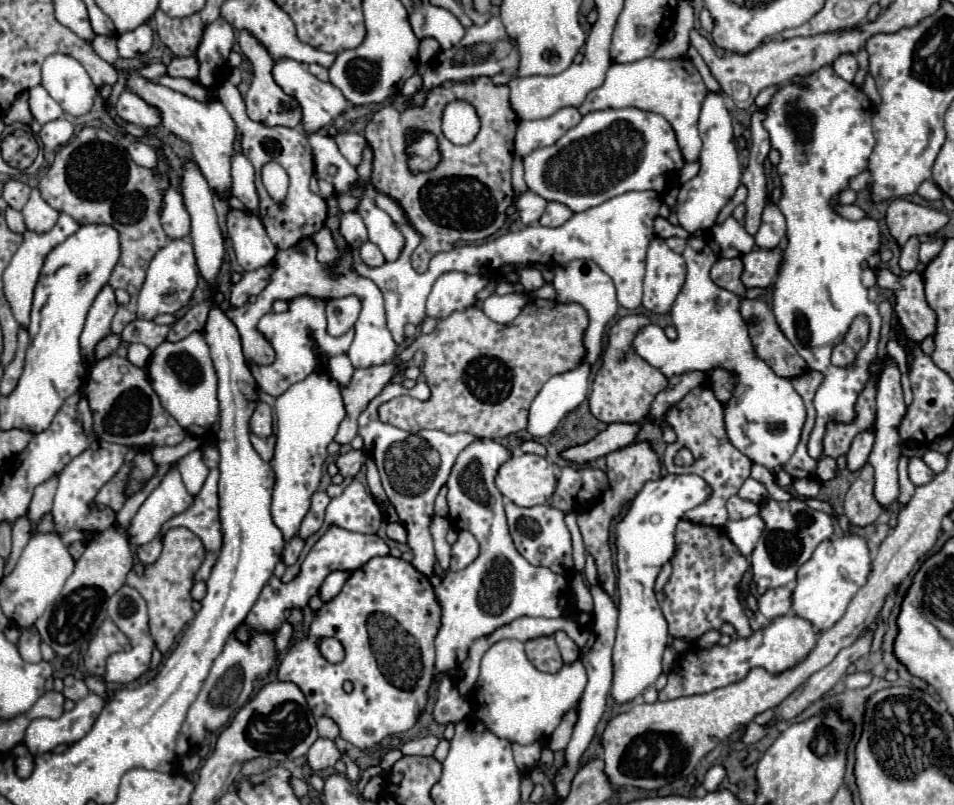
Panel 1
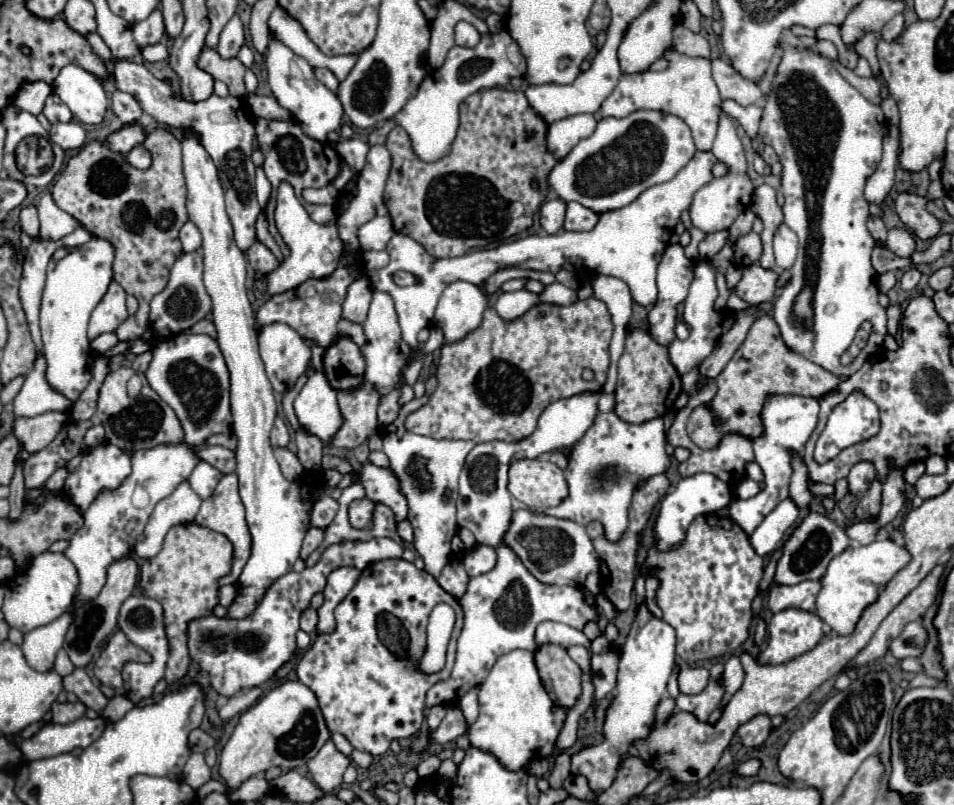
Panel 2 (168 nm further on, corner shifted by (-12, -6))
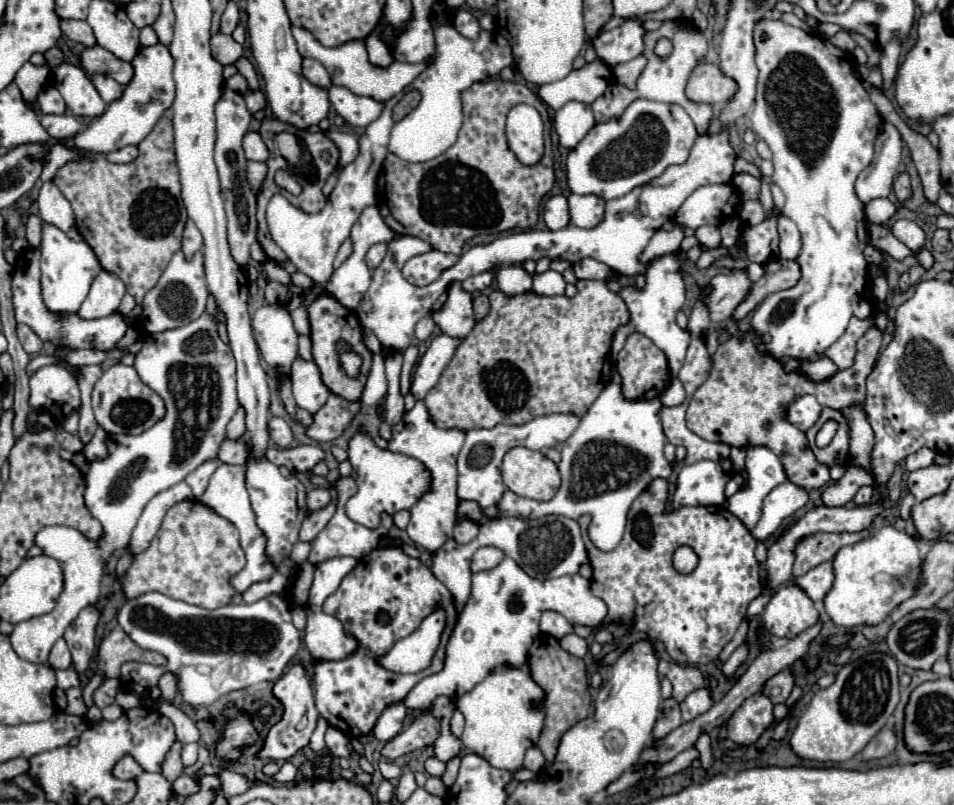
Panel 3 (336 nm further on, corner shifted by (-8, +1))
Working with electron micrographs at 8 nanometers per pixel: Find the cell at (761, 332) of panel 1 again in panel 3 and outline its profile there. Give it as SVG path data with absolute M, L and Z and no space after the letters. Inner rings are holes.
M872 327L858 339L858 353L856 361L848 369L838 369L832 377L826 381L814 381L808 375L800 371L784 371L784 365L772 357L770 353L764 353L758 349L762 343L762 337L756 335L752 329L744 333L744 337L730 337L728 341L718 345L718 351L714 353L712 373L700 389L692 395L692 401L686 411L686 425L692 433L706 441L722 441L732 447L750 447L750 445L764 445L770 447L782 461L788 479L806 489L818 489L824 487L830 481L828 467L820 465L816 457L812 457L812 451L808 449L808 441L800 429L790 425L784 419L786 407L800 395L814 395L822 405L844 409L846 417L850 419L850 433L852 433L852 445L850 445L850 457L854 465L864 465L864 469L870 471L870 451L874 445L874 433L868 423L862 423L860 405L864 403L864 385L866 375L872 371L872 365L876 363L880 345L882 345L882 333Z

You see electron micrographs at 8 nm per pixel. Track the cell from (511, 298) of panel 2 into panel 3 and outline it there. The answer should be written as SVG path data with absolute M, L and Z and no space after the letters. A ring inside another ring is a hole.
M510 265L510 267L496 267L496 281L498 281L498 289L508 295L520 295L520 293L528 293L532 291L532 275L528 275L522 267L518 265Z

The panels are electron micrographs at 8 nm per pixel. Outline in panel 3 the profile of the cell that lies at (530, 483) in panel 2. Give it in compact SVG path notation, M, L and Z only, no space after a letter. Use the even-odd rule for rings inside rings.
M514 447L504 455L504 485L520 497L550 501L560 489L560 473L554 461L540 451Z

